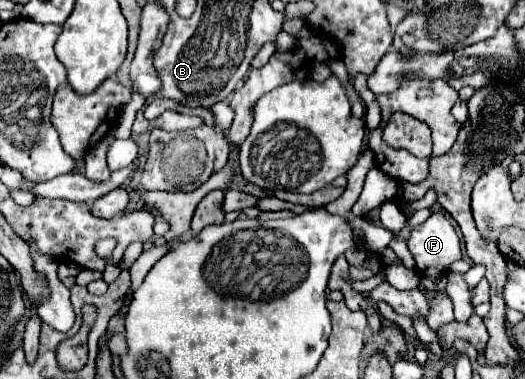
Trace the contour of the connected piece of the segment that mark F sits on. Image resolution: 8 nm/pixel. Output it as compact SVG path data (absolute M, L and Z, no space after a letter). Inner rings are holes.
M433 212L419 228L415 228L407 246L415 258L417 270L425 276L441 274L445 272L445 266L461 260L459 236L441 212Z

